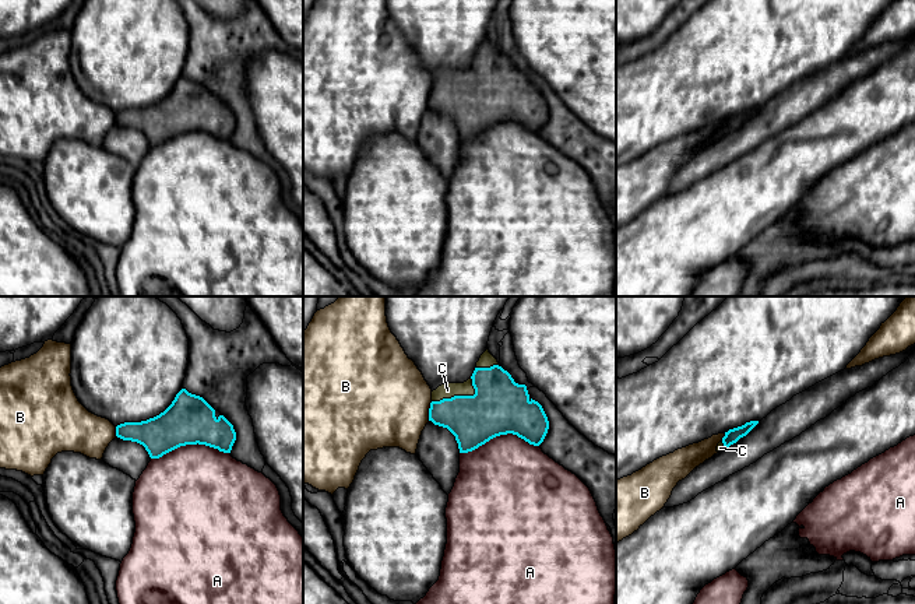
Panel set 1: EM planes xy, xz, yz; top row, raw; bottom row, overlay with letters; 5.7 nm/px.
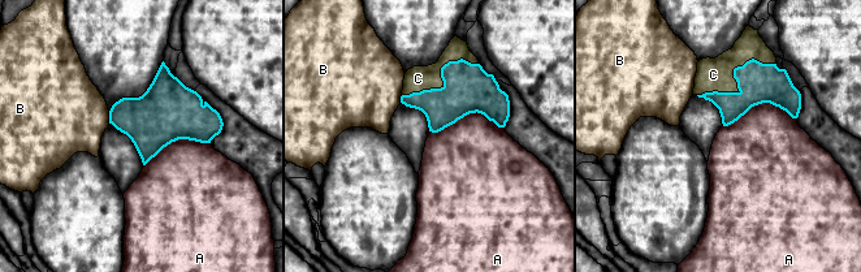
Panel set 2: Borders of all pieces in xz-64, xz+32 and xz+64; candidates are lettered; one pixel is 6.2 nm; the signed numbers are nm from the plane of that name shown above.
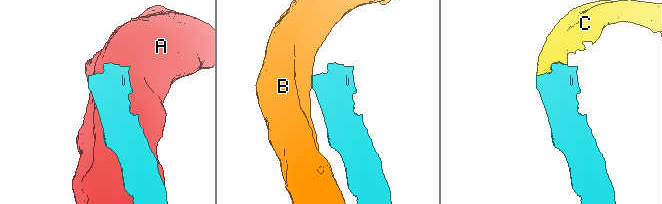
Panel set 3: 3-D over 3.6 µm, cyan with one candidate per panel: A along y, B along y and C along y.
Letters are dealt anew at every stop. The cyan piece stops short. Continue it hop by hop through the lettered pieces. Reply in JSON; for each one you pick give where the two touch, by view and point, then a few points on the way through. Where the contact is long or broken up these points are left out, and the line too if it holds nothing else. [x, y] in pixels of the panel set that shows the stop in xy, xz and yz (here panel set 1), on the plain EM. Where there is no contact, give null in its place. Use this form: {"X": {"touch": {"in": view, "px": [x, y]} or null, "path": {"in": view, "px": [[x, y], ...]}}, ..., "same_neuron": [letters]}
{"C": {"touch": {"in": "xz", "px": [460, 83]}}, "same_neuron": ["C"]}

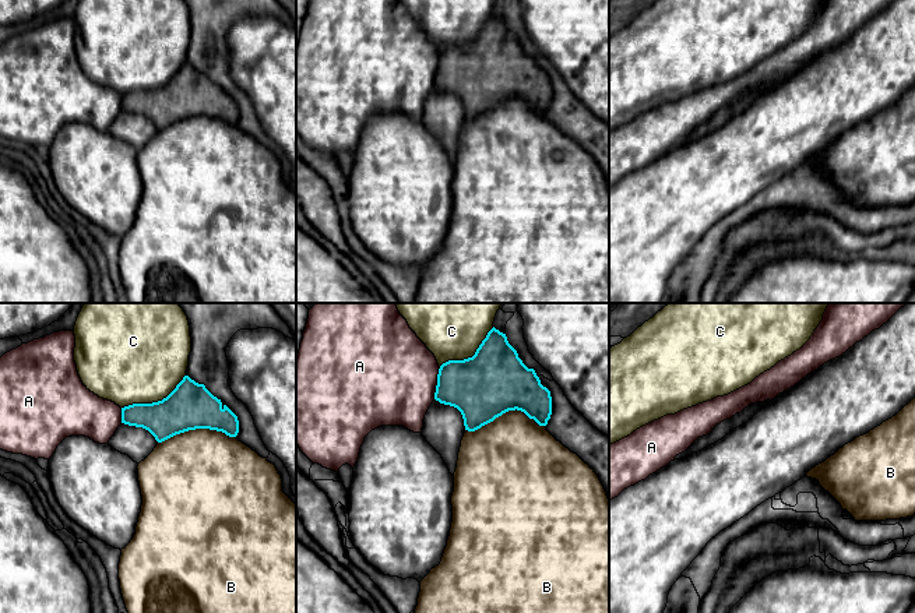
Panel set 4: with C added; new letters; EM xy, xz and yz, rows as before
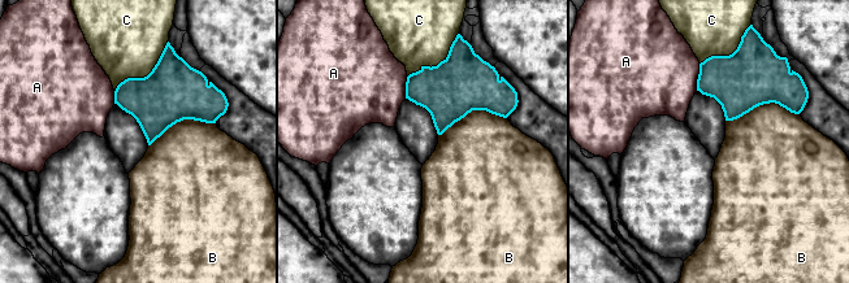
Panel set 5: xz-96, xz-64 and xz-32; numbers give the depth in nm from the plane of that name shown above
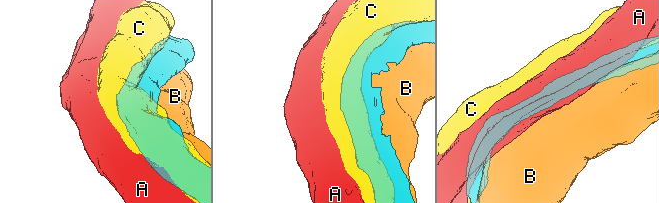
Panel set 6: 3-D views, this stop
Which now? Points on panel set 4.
{"same_neuron": []}

